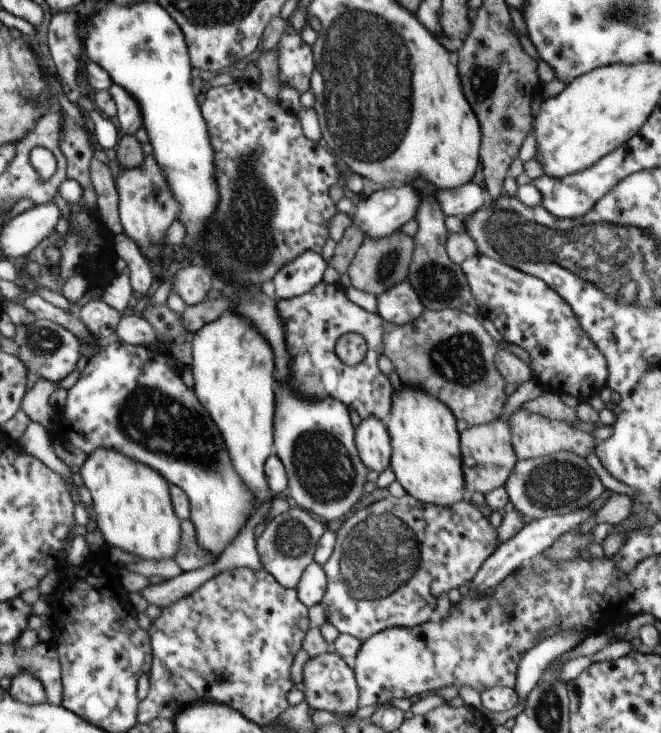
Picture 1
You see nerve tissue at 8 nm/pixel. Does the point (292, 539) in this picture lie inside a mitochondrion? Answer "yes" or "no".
yes

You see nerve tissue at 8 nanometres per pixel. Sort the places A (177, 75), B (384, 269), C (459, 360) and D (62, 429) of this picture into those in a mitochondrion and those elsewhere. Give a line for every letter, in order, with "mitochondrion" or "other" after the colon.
A: other
B: mitochondrion
C: mitochondrion
D: other

